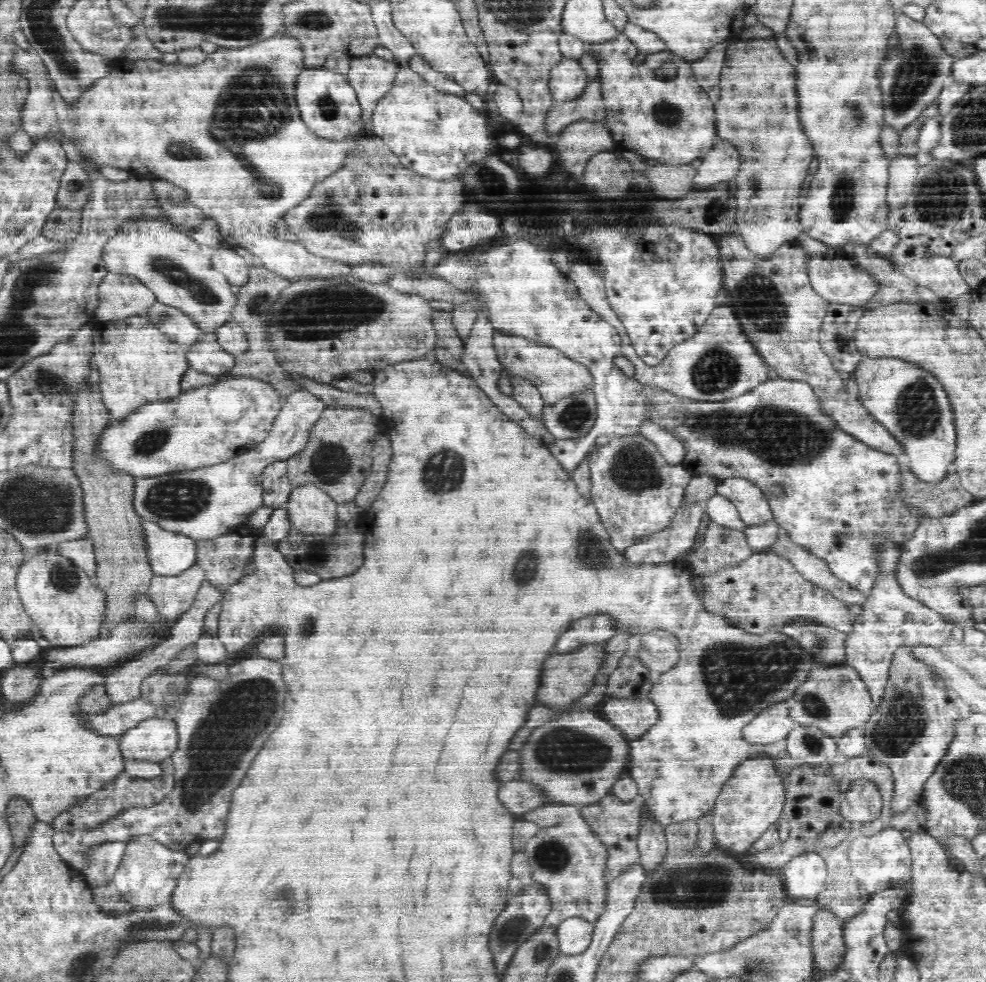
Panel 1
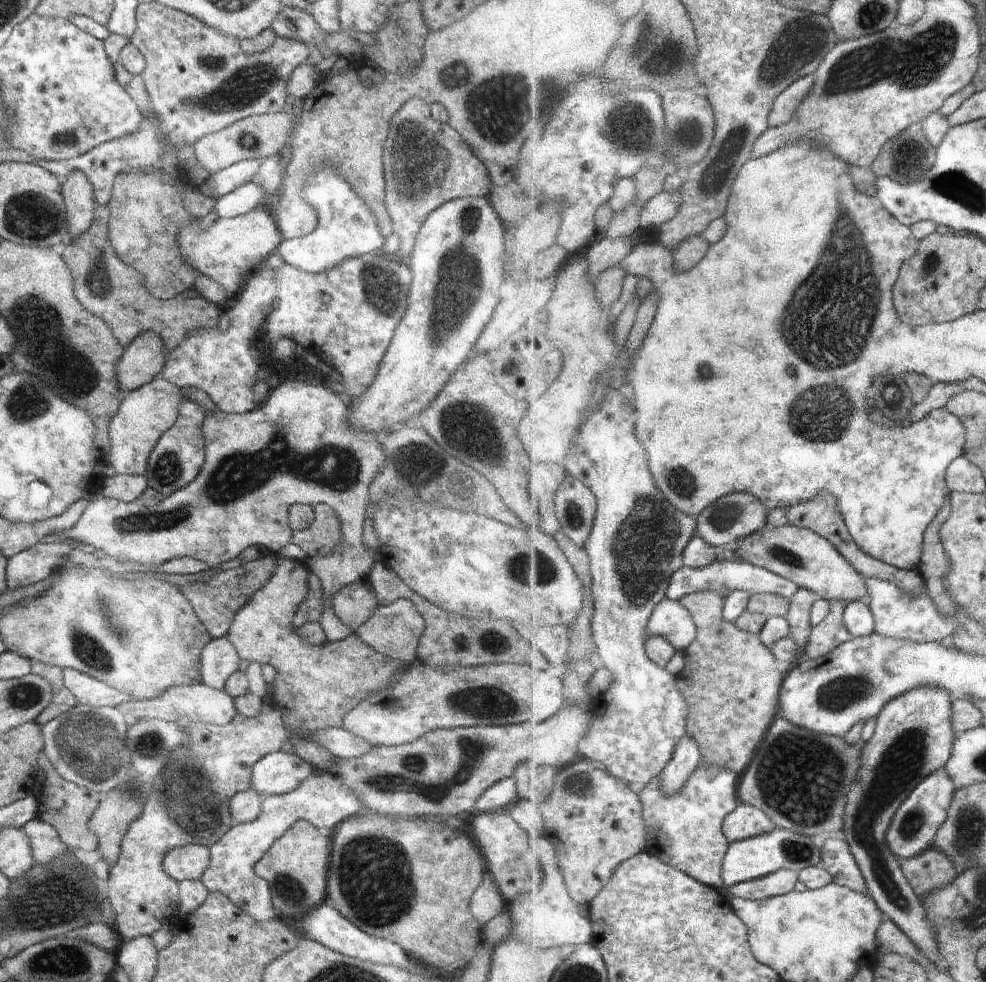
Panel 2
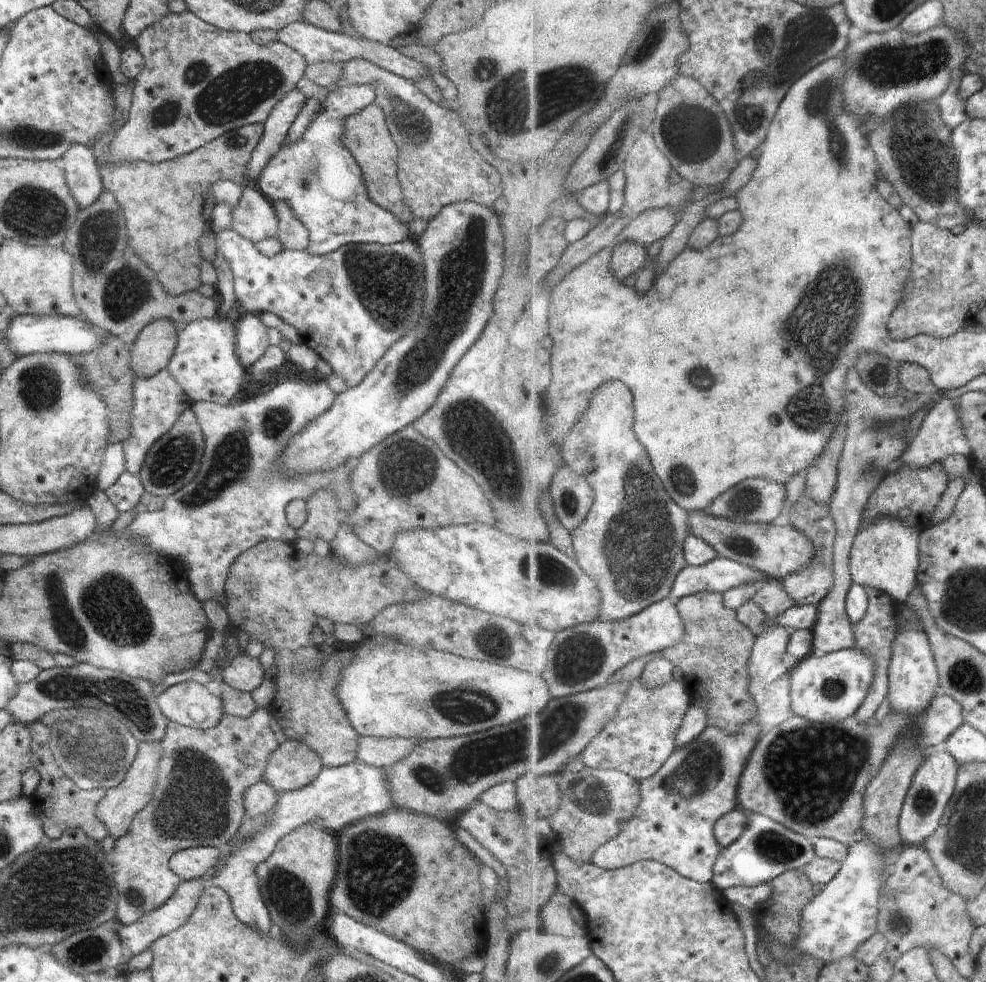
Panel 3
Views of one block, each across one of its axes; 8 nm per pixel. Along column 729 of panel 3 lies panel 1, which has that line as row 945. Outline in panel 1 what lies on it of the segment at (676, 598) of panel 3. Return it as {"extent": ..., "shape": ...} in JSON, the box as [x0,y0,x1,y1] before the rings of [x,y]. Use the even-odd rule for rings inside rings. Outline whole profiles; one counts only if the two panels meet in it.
{"extent":[554,917,596,957],"shape":[[[580,917],[563,920],[554,930],[559,954],[565,957],[578,956],[590,948],[596,924]]]}

